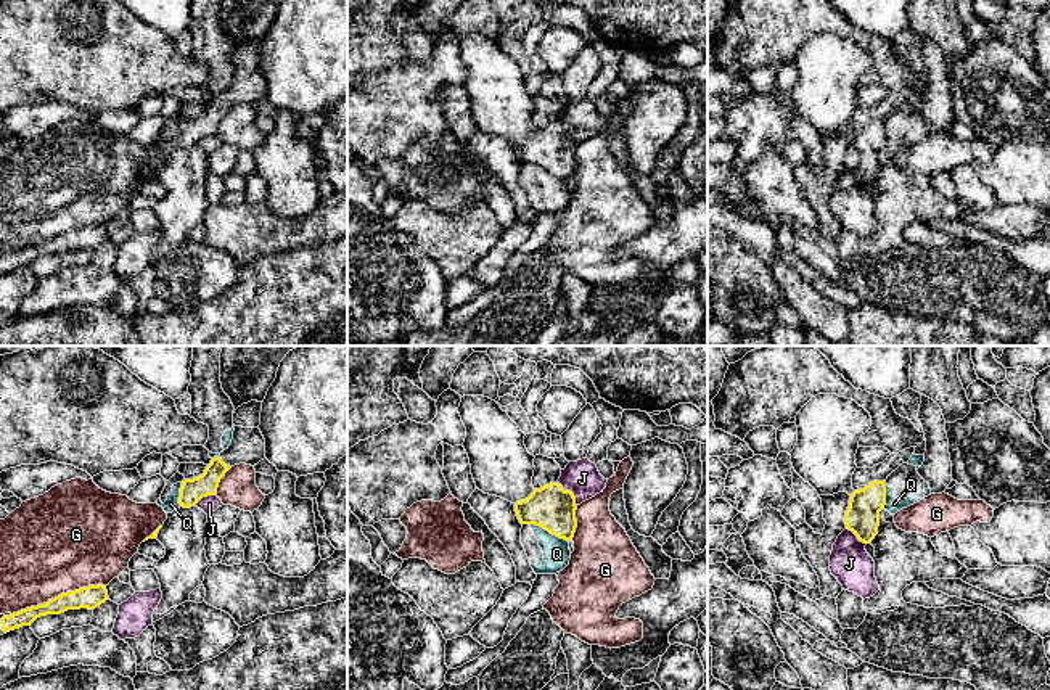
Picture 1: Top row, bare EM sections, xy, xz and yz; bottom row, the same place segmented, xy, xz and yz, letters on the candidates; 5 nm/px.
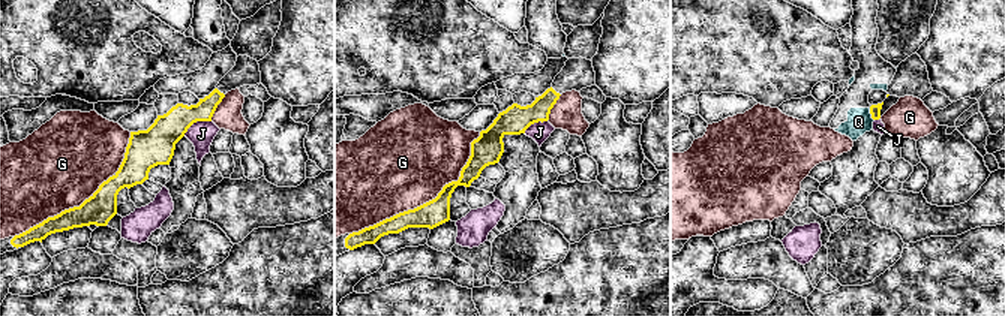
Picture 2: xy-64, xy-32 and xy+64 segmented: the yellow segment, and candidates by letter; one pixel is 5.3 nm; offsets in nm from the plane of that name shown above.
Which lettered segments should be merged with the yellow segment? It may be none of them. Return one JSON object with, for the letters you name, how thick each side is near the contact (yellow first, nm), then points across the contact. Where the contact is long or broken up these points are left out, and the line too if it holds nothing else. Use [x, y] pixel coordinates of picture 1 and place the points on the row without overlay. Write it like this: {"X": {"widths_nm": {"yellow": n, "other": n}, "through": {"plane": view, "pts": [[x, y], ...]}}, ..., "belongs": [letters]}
{"belongs": []}

